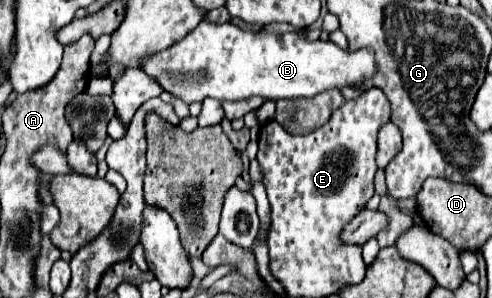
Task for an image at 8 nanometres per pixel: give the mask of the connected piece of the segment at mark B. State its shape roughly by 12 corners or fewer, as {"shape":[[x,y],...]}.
{"shape":[[201,20],[143,72],[187,106],[359,86],[375,56]]}

